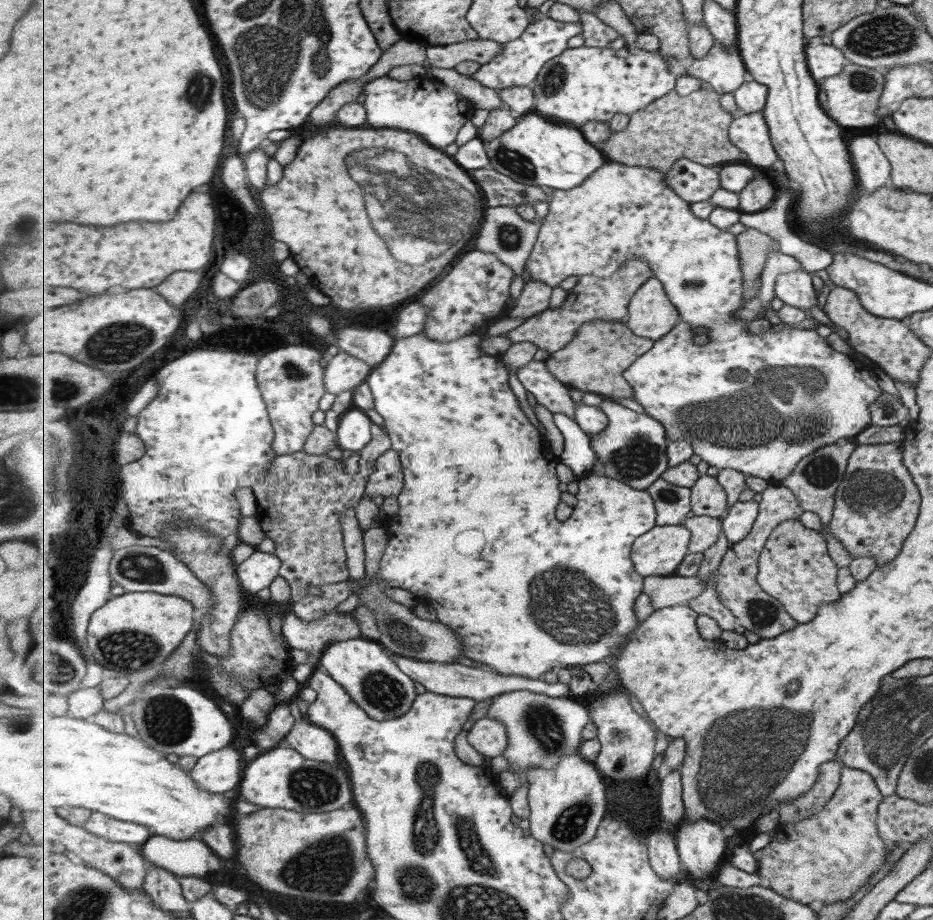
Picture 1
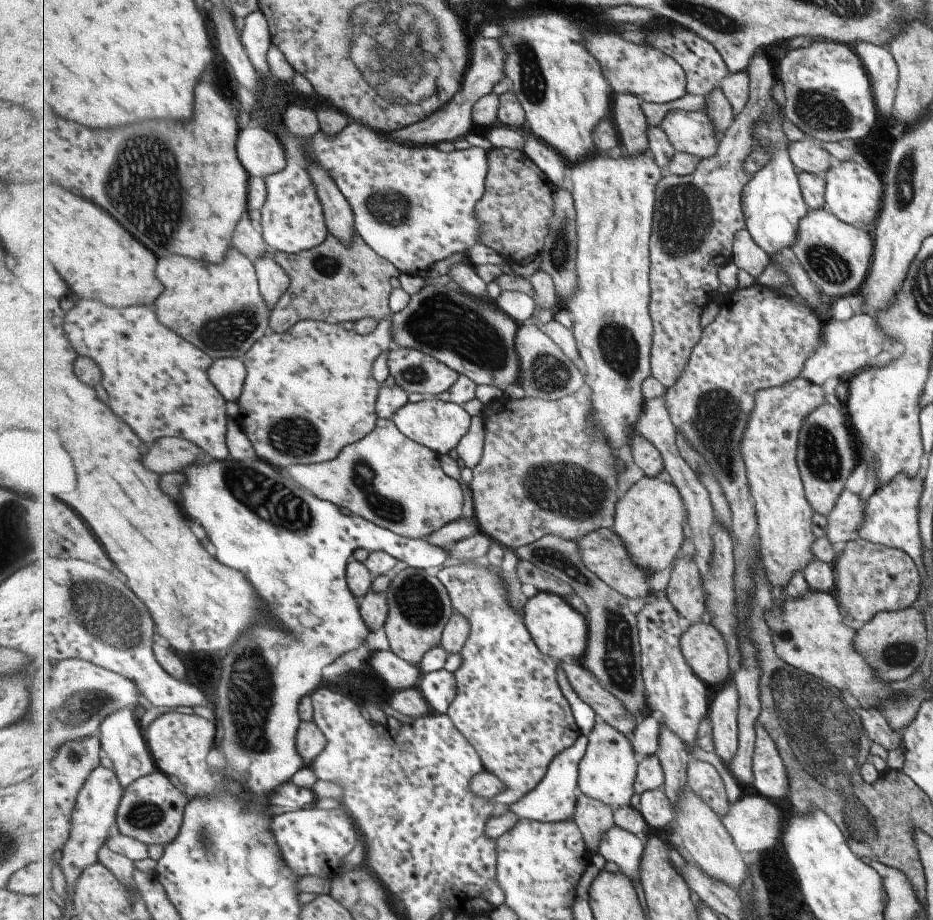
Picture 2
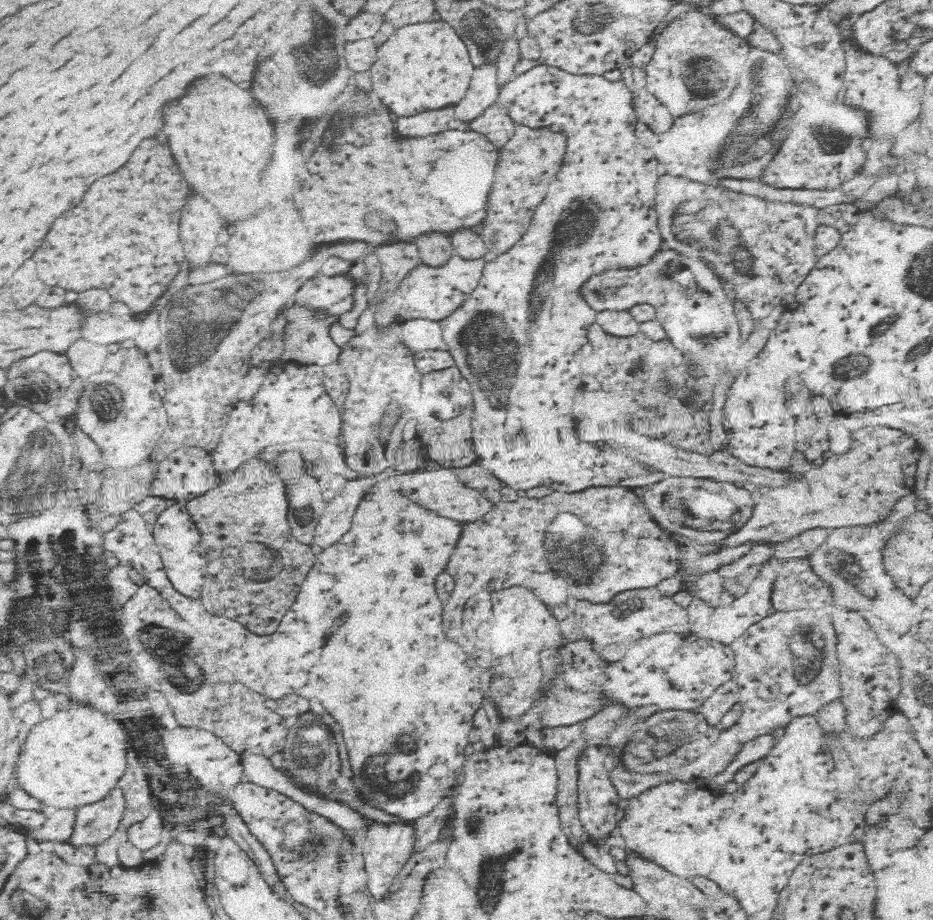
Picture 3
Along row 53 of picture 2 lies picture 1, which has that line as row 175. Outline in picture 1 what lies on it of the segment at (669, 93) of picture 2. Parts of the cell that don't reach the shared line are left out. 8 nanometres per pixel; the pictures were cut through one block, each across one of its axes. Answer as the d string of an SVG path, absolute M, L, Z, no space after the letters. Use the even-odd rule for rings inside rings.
M607 160L597 172L593 173L593 176L589 177L589 180L585 181L585 184L576 186L575 189L554 190L550 200L551 210L549 210L549 214L545 218L541 219L541 232L539 232L532 255L527 260L526 268L530 278L543 281L553 288L559 287L561 282L573 275L583 276L591 273L609 279L629 259L641 258L643 261L647 261L649 267L653 269L654 276L663 282L669 298L680 310L681 320L671 333L656 341L654 347L648 353L639 357L629 367L629 370L624 372L624 378L628 379L629 384L633 386L633 399L643 406L645 412L652 415L659 422L664 423L668 440L689 441L693 445L694 452L709 465L717 466L720 469L735 469L746 475L764 478L772 483L781 483L785 478L789 478L793 474L793 470L800 464L801 458L807 456L807 454L815 452L821 446L835 444L841 438L851 441L851 436L855 436L855 434L867 427L870 424L868 406L875 401L881 390L877 387L869 372L861 364L853 362L851 356L845 356L843 353L827 354L827 346L825 344L821 346L819 340L815 340L815 332L805 332L805 329L795 328L791 331L778 333L758 332L755 334L755 332L749 330L749 321L735 317L737 312L743 310L745 304L747 304L747 301L745 301L745 275L744 270L741 269L740 242L737 241L737 235L715 226L708 218L700 219L695 217L689 208L691 202L685 202L685 198L681 198L677 194L677 190L673 190L669 186L669 182L665 180L665 173L667 172L647 168L647 166L627 166L623 162ZM696 326L708 328L708 336L711 338L709 343L704 345L695 344L695 335L699 335L699 332L696 333L695 330L693 332L693 327Z

